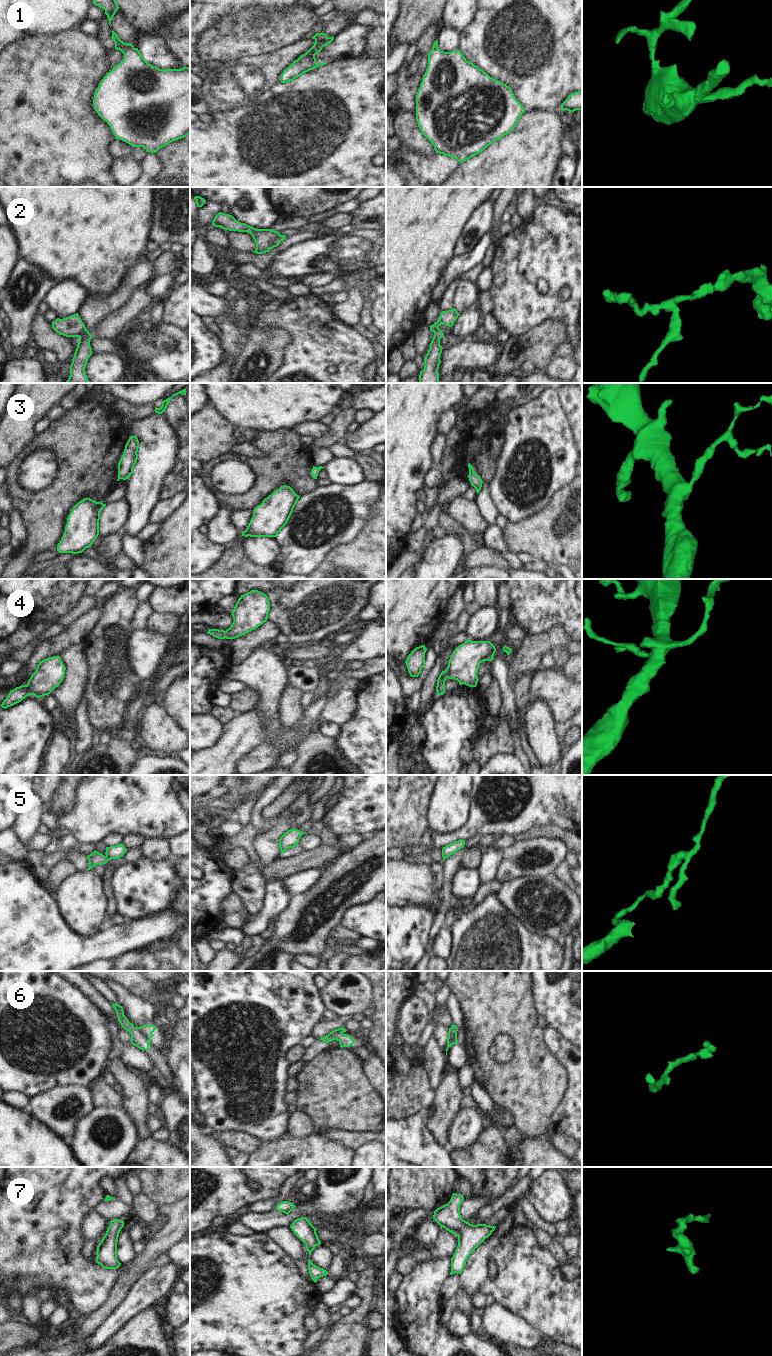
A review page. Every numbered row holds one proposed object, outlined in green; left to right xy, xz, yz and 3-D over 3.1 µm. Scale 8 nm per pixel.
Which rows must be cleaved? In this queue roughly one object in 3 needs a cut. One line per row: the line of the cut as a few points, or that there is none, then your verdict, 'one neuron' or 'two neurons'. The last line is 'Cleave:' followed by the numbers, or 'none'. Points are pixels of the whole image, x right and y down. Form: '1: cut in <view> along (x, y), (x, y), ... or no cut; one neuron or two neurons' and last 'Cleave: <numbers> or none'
1: no cut; one neuron
2: cut in xz along (279, 234), (273, 241), (273, 246); two neurons
3: no cut; one neuron
4: no cut; one neuron
5: cut in xy along (105, 856), (109, 859); two neurons
6: no cut; one neuron
7: no cut; one neuron
Cleave: 2, 5

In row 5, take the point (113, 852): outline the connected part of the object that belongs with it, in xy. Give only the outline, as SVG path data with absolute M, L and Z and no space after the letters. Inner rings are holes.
M120 843L115 846L106 847L105 854L106 858L109 860L119 859L120 857L123 857L126 851L127 849L125 848L125 846L122 843Z

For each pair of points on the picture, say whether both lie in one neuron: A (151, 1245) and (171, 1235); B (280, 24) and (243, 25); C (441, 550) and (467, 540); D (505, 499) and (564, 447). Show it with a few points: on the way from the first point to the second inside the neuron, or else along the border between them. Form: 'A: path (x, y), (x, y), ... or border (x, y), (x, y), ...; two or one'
A: path (156, 1245), (166, 1236); one
B: path (271, 25), (252, 25); one
C: border (448, 534), (460, 542), (464, 559); two
D: path (514, 482), (536, 460), (547, 453); one

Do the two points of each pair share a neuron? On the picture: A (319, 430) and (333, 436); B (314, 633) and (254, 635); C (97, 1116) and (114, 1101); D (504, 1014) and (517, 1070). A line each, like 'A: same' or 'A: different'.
A: different
B: different
C: different
D: same

